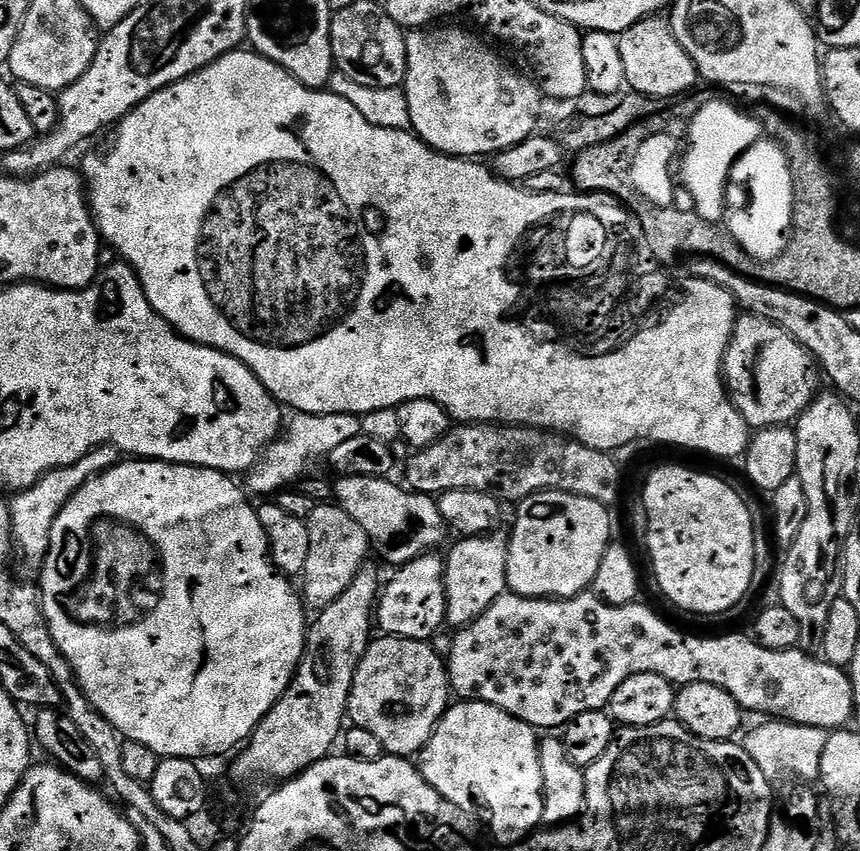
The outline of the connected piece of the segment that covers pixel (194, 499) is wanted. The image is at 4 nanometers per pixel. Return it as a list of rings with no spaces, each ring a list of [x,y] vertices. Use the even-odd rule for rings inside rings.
[[[128,458],[117,463],[115,468],[109,468],[108,471],[100,473],[92,480],[86,483],[76,491],[70,498],[70,502],[66,504],[60,511],[56,519],[55,526],[52,528],[50,550],[48,556],[44,559],[42,567],[39,569],[38,575],[38,591],[40,599],[44,605],[44,617],[50,626],[50,634],[54,638],[54,642],[58,646],[58,650],[62,650],[62,654],[68,660],[68,668],[74,677],[80,689],[86,694],[86,698],[92,703],[93,708],[105,716],[115,728],[120,731],[121,736],[125,740],[133,740],[134,742],[142,742],[142,746],[150,746],[150,750],[154,750],[157,756],[163,758],[165,756],[173,756],[174,758],[186,758],[187,760],[195,760],[204,762],[207,756],[224,756],[231,748],[239,749],[251,737],[252,733],[262,722],[262,718],[266,718],[266,714],[272,709],[278,701],[284,697],[284,691],[292,684],[294,674],[300,665],[300,659],[304,657],[304,643],[308,637],[309,617],[304,617],[306,613],[306,604],[302,599],[301,593],[291,588],[289,577],[277,572],[276,567],[272,565],[272,558],[268,554],[268,539],[266,538],[266,530],[262,530],[262,522],[258,522],[258,514],[254,507],[253,501],[246,495],[245,489],[235,484],[231,475],[223,472],[215,472],[213,468],[194,468],[191,466],[177,466],[168,464],[164,460],[146,460],[143,458]],[[73,528],[76,532],[81,532],[86,539],[92,543],[92,568],[80,568],[76,572],[76,576],[80,580],[84,580],[84,589],[80,593],[72,592],[69,596],[64,596],[60,600],[60,555],[64,552],[63,540],[67,538],[68,531]]]

